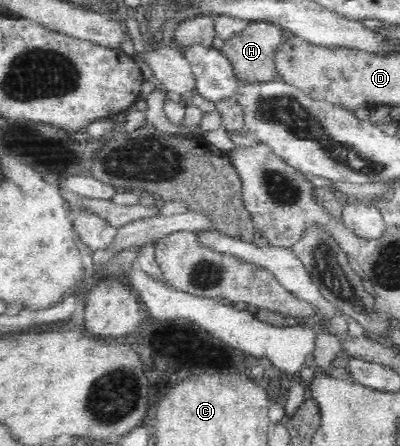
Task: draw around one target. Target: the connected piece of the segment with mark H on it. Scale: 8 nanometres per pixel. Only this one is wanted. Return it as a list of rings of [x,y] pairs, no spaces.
[[[249,21],[246,28],[235,34],[228,42],[224,42],[219,51],[228,59],[239,84],[262,84],[282,80],[274,58],[288,36],[289,34],[278,25],[266,21]]]

